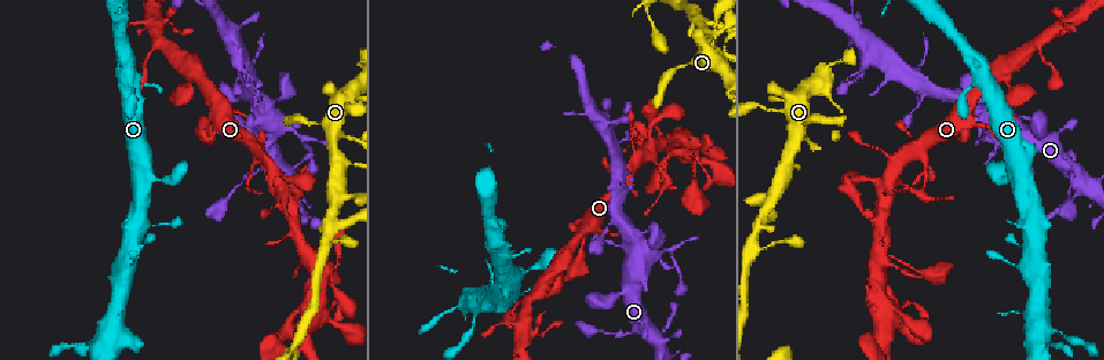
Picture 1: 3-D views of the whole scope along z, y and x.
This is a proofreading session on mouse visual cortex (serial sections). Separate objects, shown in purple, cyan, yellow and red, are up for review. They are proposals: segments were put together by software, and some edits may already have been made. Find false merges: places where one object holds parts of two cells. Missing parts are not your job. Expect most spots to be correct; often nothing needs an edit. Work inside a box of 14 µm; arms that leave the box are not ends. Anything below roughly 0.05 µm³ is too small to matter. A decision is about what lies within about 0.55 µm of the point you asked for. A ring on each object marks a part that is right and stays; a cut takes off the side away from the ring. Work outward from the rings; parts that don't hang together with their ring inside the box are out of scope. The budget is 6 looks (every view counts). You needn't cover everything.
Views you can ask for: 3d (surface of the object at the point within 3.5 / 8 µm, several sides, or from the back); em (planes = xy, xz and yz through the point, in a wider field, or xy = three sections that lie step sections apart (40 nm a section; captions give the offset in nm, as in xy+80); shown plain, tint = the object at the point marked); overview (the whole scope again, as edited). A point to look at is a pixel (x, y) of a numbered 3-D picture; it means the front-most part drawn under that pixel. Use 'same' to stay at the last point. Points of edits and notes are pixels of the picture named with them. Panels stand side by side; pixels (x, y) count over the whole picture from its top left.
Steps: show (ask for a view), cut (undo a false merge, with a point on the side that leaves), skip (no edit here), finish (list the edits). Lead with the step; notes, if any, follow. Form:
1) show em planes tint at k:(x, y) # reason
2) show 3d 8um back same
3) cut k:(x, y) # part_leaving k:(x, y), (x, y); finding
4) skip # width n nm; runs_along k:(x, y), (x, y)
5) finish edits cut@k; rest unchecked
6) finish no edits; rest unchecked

show 3d 3.5um at 1:(343, 136) # three-way junction

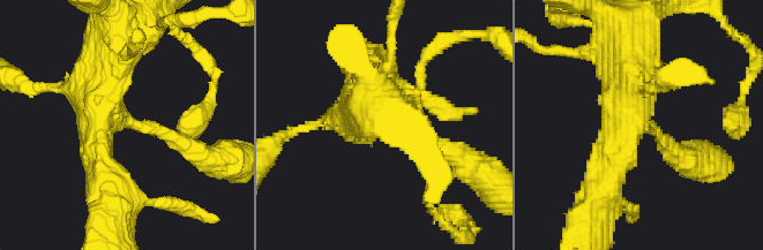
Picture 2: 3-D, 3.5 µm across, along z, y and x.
show em planes tint at 2:(645, 123) # arms 3; arm_widths 150, 450, 600 nm; now the EM

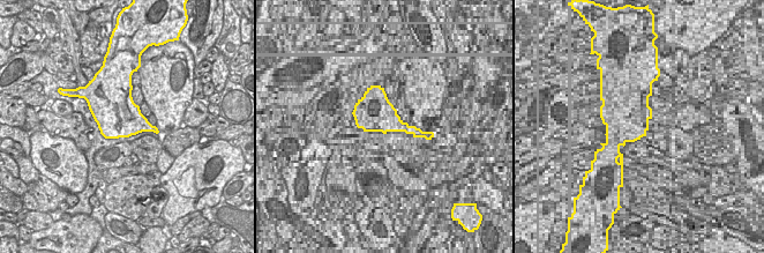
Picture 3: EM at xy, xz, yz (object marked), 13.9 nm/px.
skip # width 600 nm; runs_along 2:(98, 73), (98, 115), (163, 129), (191, 154); all the same cell

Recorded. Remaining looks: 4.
show 3d 3.5um at 1:(323, 311) # arms run side by side

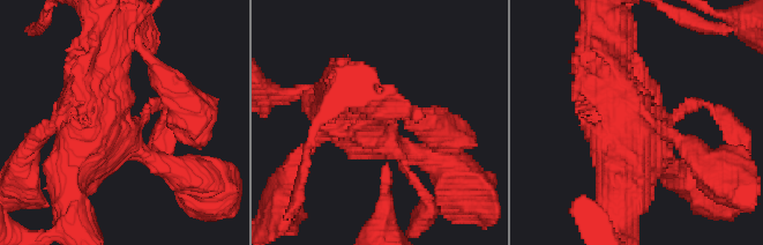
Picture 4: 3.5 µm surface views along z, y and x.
show em xy step 3 tint at 4:(374, 130)

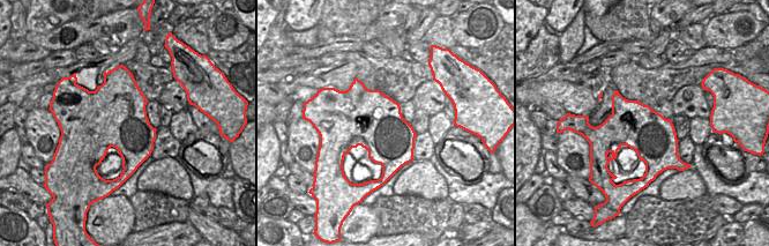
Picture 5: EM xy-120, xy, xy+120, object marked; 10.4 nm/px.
skip # runs_along 4:(106, 39), (103, 110), (67, 180); one cell here

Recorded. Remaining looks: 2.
show 3d 3.5um at 1:(339, 261) # a narrow waist

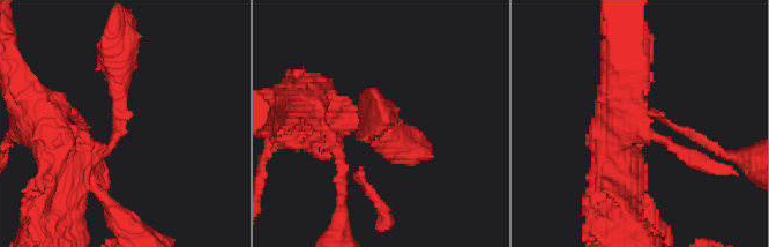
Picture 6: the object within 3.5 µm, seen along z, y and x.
show em xy step 5 tint at 6:(117, 120) # arm_widths 400, 400 nm

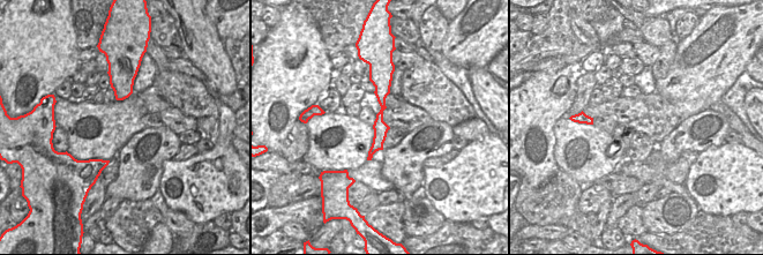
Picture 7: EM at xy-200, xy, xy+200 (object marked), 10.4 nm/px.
skip # runs_along 7:(373, 76), (382, 102), (373, 149); continuous, no second cell

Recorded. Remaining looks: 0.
finish no edits; rest unchecked

